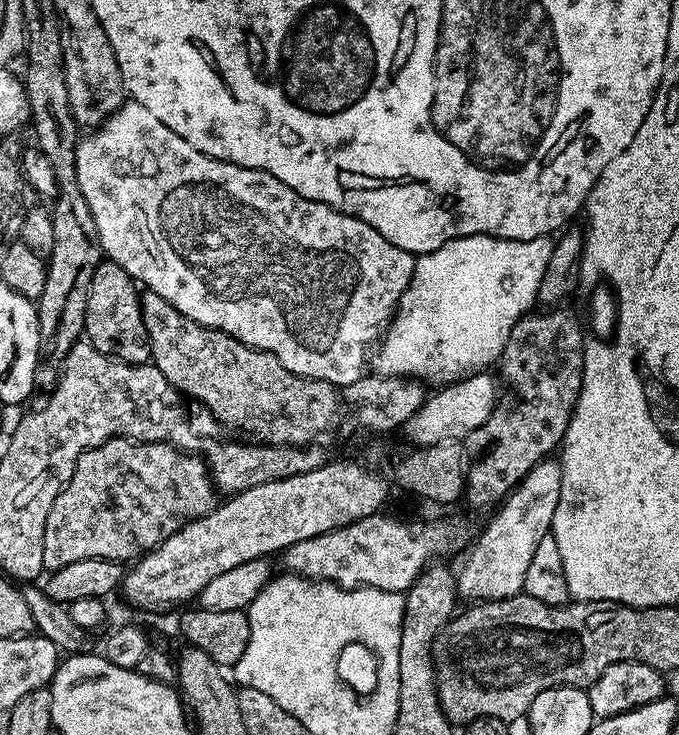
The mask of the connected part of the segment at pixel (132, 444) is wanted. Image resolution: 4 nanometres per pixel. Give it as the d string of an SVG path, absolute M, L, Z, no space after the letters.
M117 438L107 440L102 446L86 450L78 458L74 474L70 482L54 498L54 506L50 506L50 514L46 518L46 530L44 531L44 549L42 550L42 562L49 573L56 572L62 566L70 566L70 562L82 562L86 558L106 558L107 560L119 560L121 562L132 562L144 555L152 548L156 548L170 534L174 534L182 526L186 526L192 520L204 516L212 511L218 503L218 492L212 483L212 473L205 461L199 455L189 454L173 444L159 443L146 444L138 440L126 440Z

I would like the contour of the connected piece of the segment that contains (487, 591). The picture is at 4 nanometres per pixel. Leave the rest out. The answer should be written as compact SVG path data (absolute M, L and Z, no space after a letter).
M545 458L528 471L528 476L518 487L508 493L506 499L495 509L496 517L484 528L484 533L475 537L468 561L455 573L456 590L468 602L483 602L486 600L505 600L511 596L519 596L524 591L526 570L530 566L530 558L534 558L534 550L538 542L546 538L552 531L554 510L558 510L558 494L562 490L560 481L560 466L555 459Z

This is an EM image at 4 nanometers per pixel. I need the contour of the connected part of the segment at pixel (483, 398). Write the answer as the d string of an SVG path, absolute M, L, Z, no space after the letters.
M481 370L473 372L459 380L452 381L451 384L445 384L437 387L436 392L425 399L424 405L421 406L410 418L404 423L402 435L409 440L409 445L417 448L429 448L449 442L464 442L471 432L476 432L492 416L492 411L496 408L496 380L491 376L491 371Z

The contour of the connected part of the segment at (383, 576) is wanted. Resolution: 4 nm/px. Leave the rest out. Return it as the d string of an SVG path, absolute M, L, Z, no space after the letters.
M384 515L367 516L344 528L335 528L285 548L282 553L288 567L285 569L307 580L329 580L339 588L377 588L407 593L411 584L431 565L428 564L431 560L463 553L474 540L474 531L464 520L412 520L407 524Z

